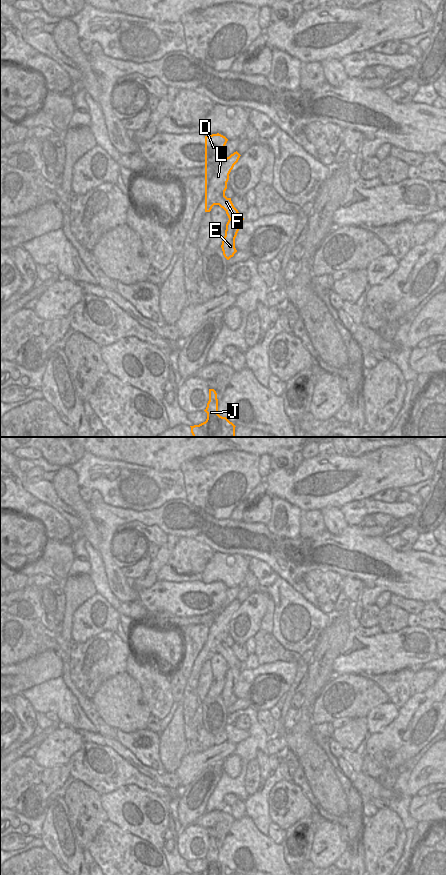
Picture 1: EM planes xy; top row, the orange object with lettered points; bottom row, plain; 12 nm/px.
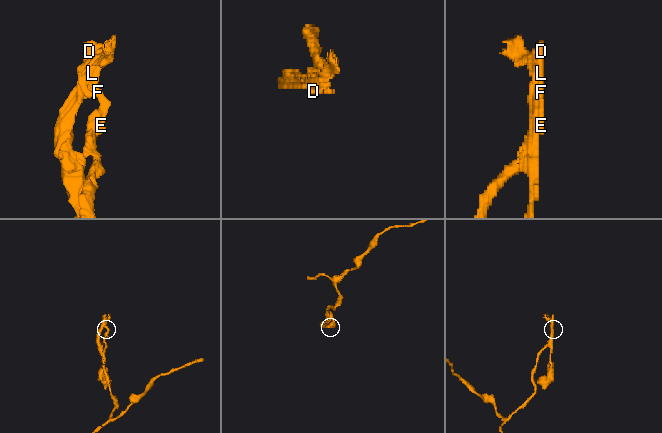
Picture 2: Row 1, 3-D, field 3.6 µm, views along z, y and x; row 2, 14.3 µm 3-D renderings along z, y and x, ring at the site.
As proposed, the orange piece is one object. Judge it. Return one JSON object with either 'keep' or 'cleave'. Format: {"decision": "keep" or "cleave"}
{"decision": "cleave"}

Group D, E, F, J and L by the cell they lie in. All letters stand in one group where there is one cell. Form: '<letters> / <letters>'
D J L / E F

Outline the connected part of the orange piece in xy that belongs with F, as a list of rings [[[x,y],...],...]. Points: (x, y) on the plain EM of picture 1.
[[[225,643],[220,644],[217,647],[217,653],[226,659],[229,666],[226,672],[225,684],[221,693],[224,705],[229,708],[237,700],[235,696],[235,686],[239,679],[239,674],[244,666],[243,662],[239,661],[234,655],[231,646],[227,646]]]

